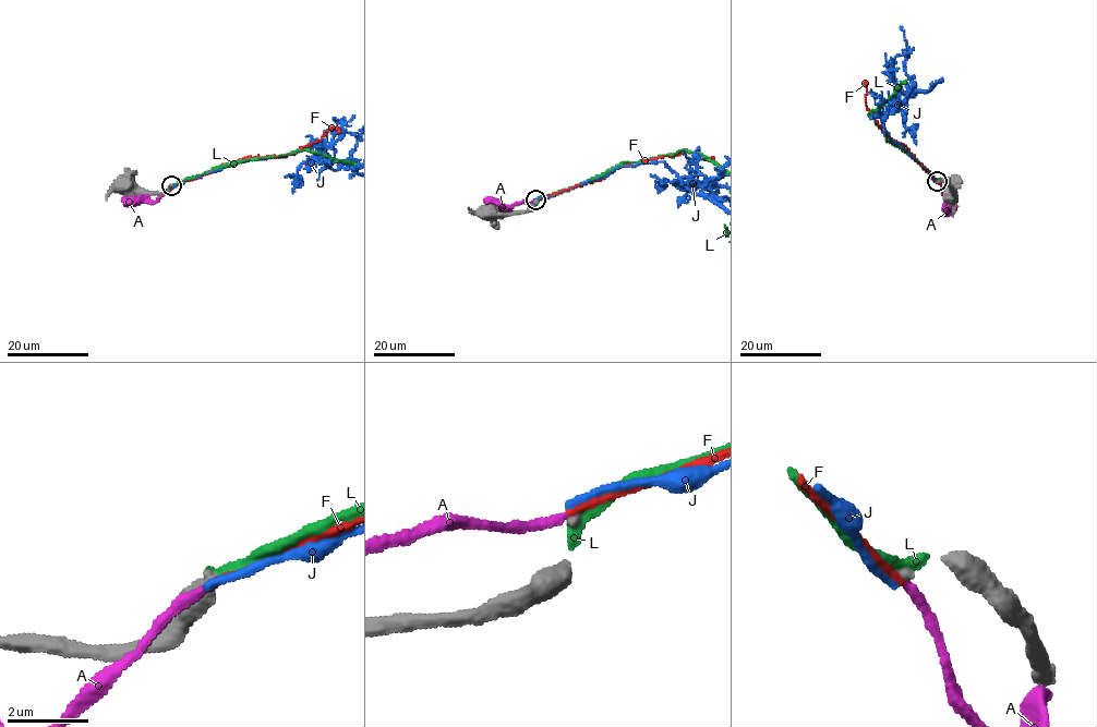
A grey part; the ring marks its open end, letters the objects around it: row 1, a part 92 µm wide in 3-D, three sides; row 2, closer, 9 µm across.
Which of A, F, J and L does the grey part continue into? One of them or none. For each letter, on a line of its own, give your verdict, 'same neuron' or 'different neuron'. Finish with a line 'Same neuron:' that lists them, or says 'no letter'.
A: different neuron
F: different neuron
J: different neuron
L: different neuron
Same neuron: no letter

